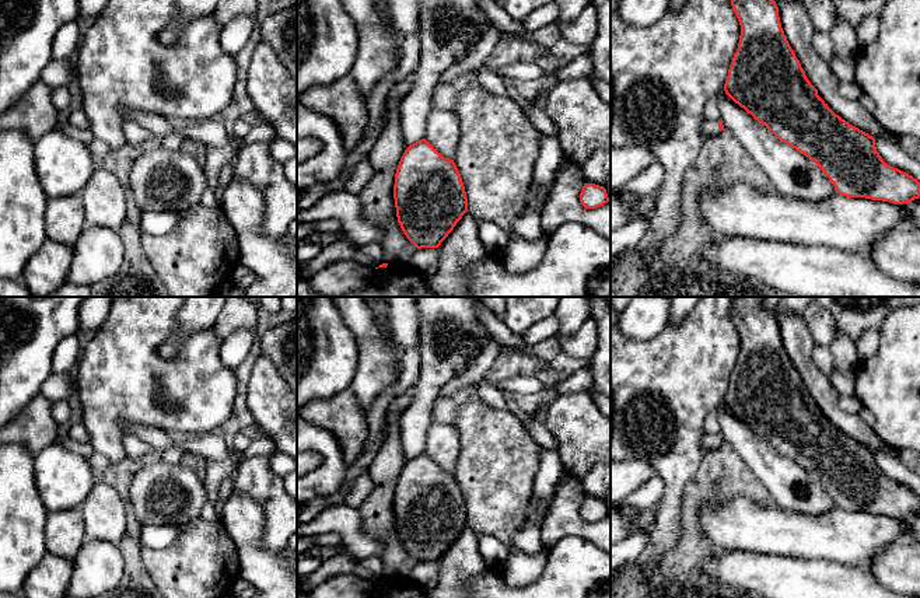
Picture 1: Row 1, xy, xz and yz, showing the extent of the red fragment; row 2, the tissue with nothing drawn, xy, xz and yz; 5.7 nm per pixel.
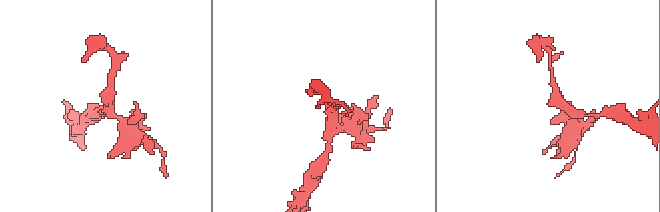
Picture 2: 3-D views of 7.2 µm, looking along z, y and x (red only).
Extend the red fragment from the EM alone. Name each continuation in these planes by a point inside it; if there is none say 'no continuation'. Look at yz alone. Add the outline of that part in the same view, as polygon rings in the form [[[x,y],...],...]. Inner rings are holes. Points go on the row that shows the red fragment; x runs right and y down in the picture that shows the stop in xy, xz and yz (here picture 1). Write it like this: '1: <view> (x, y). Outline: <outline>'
1: yz (710, 128). Outline: [[[704,120],[704,123],[703,123],[703,133],[707,137],[717,136],[720,133],[720,130],[718,130],[718,120]]]

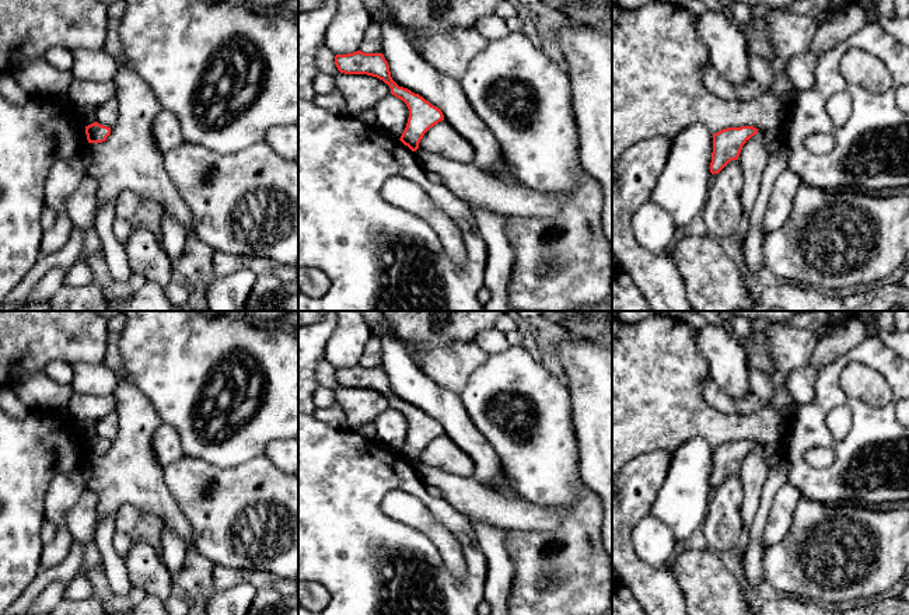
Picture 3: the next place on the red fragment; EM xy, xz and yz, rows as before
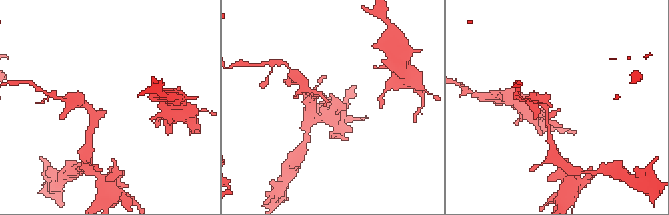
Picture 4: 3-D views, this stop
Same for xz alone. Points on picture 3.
no continuation

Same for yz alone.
no continuation

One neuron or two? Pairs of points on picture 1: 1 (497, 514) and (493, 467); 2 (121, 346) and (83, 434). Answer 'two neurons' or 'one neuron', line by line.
1: one neuron
2: two neurons

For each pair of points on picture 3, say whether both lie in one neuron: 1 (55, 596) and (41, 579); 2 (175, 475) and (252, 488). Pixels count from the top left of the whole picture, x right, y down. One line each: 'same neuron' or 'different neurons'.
1: different neurons
2: same neuron

